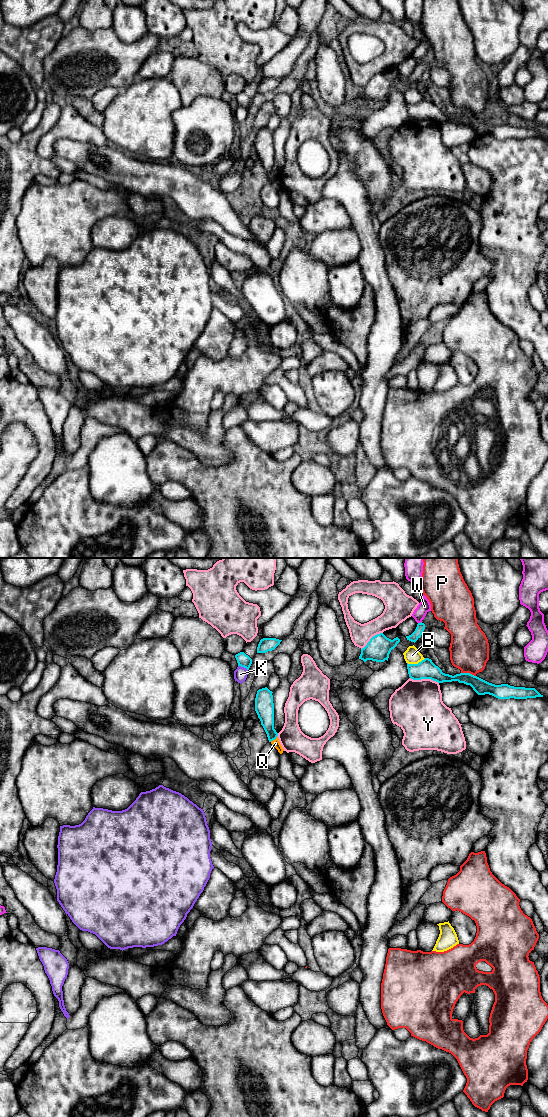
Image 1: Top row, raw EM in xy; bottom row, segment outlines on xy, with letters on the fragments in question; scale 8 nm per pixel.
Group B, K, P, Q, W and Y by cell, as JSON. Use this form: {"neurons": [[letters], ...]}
{"neurons": [["B"], ["K"], ["P"], ["Q"], ["W"], ["Y"]]}

